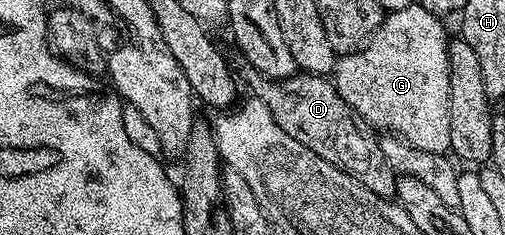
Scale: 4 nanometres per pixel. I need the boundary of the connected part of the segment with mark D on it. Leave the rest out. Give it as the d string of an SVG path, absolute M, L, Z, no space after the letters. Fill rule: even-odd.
M247 66L244 69L243 76L248 86L255 91L252 93L263 100L265 106L269 106L273 122L277 122L277 126L281 126L289 138L297 138L301 146L325 158L325 162L337 166L342 172L351 173L361 182L361 186L373 194L384 198L396 195L397 173L389 166L389 162L385 162L379 140L370 136L372 133L360 123L330 79L296 74L287 80L268 80L253 67Z

